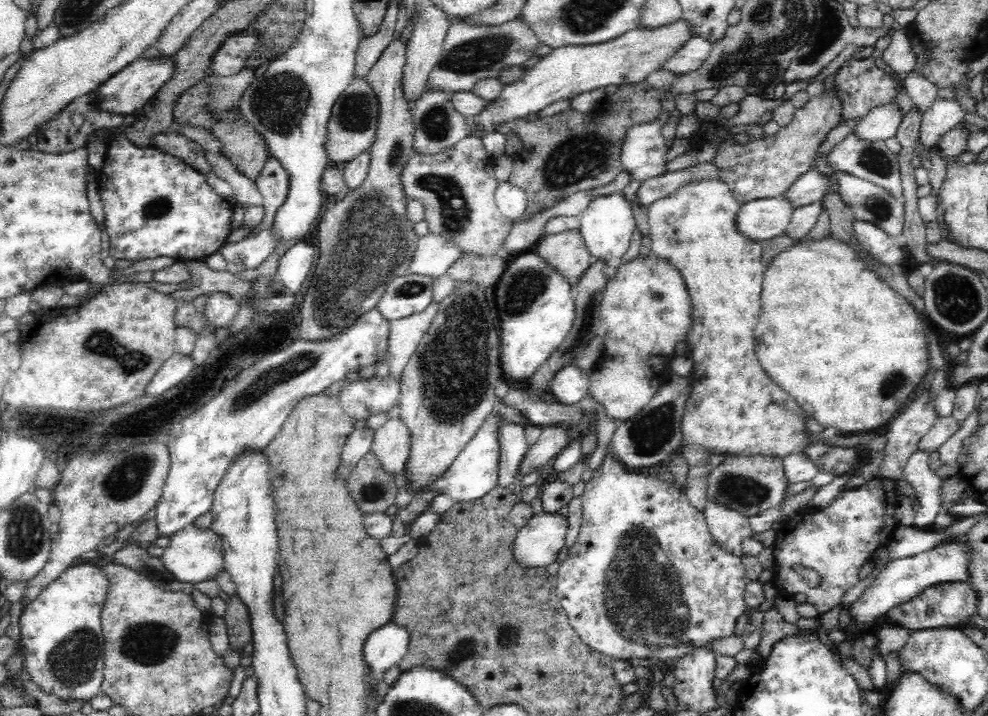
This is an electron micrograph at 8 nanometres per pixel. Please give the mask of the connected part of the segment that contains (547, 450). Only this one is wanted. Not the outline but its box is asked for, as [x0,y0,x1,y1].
[519,425,571,478]

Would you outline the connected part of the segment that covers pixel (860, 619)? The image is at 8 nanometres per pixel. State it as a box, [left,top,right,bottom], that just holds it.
[848,542,968,632]

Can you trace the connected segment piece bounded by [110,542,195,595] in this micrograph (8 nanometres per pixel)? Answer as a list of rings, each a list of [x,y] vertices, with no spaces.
[[[129,542],[127,546],[115,552],[111,557],[112,563],[124,565],[154,582],[156,586],[172,592],[192,594],[195,586],[192,583],[178,582],[164,569],[159,558],[153,558],[146,549],[138,547],[137,543]]]

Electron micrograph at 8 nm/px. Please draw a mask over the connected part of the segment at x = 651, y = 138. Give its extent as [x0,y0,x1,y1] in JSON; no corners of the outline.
[621,110,671,184]

